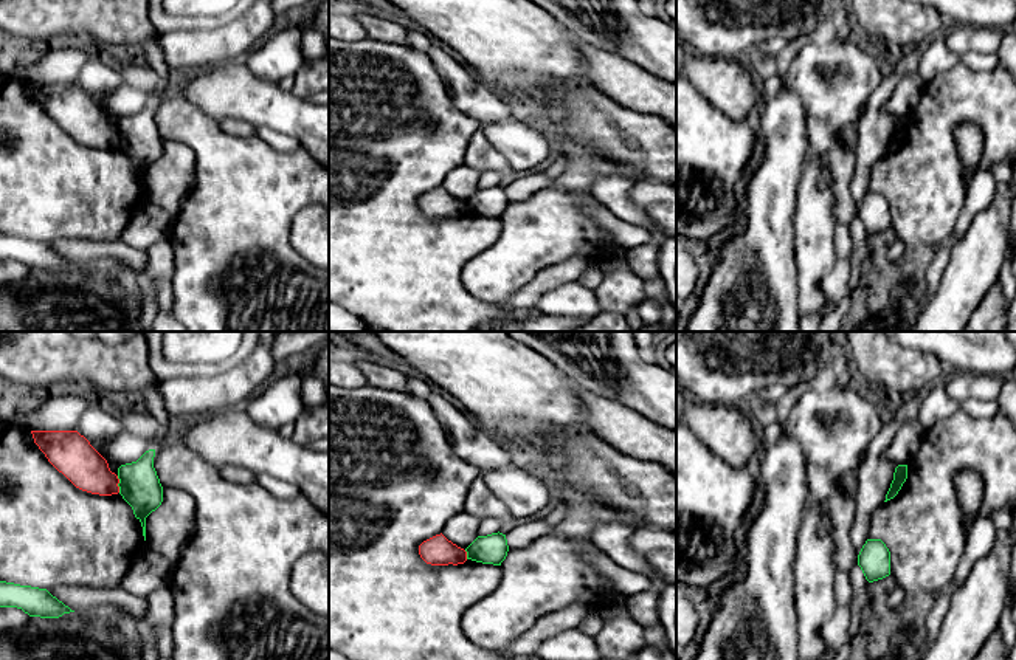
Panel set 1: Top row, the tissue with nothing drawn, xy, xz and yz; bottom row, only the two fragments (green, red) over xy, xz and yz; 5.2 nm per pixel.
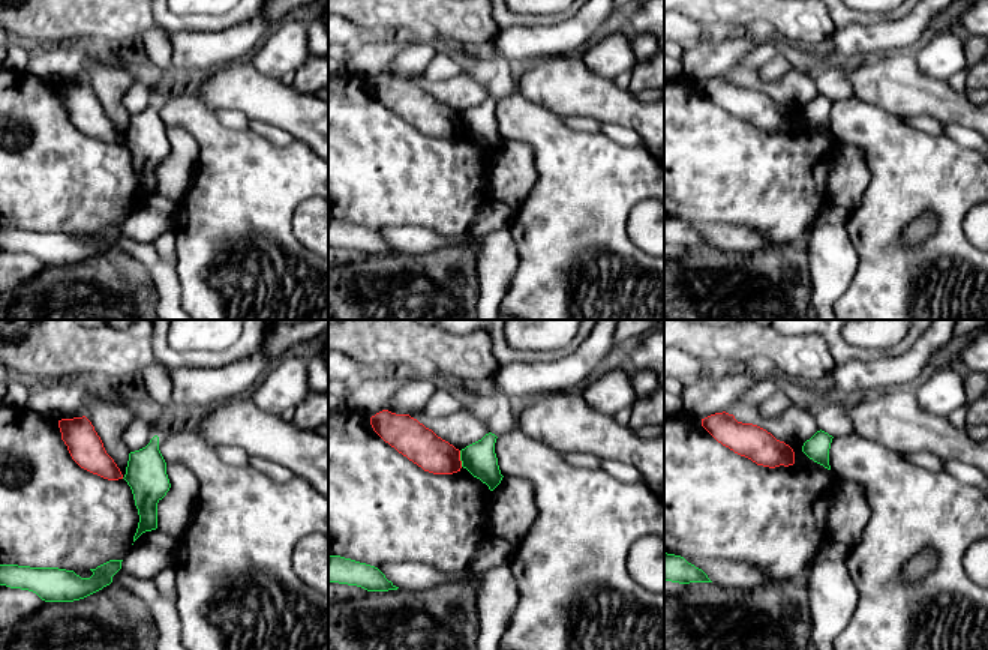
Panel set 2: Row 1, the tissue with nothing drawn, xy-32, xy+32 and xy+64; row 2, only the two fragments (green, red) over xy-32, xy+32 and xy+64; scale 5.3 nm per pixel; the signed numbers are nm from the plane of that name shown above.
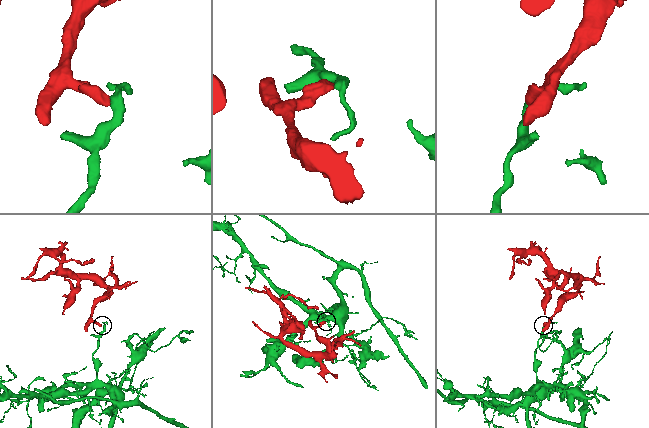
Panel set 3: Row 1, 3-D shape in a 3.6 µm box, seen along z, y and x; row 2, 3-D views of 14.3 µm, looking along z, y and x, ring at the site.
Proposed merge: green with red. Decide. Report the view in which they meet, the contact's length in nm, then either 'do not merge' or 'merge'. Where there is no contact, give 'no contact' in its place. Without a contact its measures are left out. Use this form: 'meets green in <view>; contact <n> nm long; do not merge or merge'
meets green in xy; contact 90 nm long; do not merge

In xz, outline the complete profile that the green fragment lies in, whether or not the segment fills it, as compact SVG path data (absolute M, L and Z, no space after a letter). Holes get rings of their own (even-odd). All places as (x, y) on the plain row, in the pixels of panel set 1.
M492 186L487 189L478 189L467 201L467 212L482 215L482 217L493 217L501 218L506 212L509 198L506 187L503 186Z

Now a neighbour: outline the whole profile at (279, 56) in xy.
M279 23L278 31L245 57L247 67L270 82L295 76L304 65L302 36L299 25Z

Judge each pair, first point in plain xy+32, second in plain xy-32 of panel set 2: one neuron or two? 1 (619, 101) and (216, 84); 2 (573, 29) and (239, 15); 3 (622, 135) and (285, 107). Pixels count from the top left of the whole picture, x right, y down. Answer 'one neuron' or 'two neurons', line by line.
1: one neuron
2: two neurons
3: two neurons

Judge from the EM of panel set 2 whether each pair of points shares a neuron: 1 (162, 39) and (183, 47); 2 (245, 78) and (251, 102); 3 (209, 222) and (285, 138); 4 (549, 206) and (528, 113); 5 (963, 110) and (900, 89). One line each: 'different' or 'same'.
1: different
2: same
3: different
4: same
5: same

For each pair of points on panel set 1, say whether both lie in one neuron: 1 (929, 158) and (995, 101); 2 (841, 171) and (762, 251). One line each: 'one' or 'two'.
1: one
2: two

